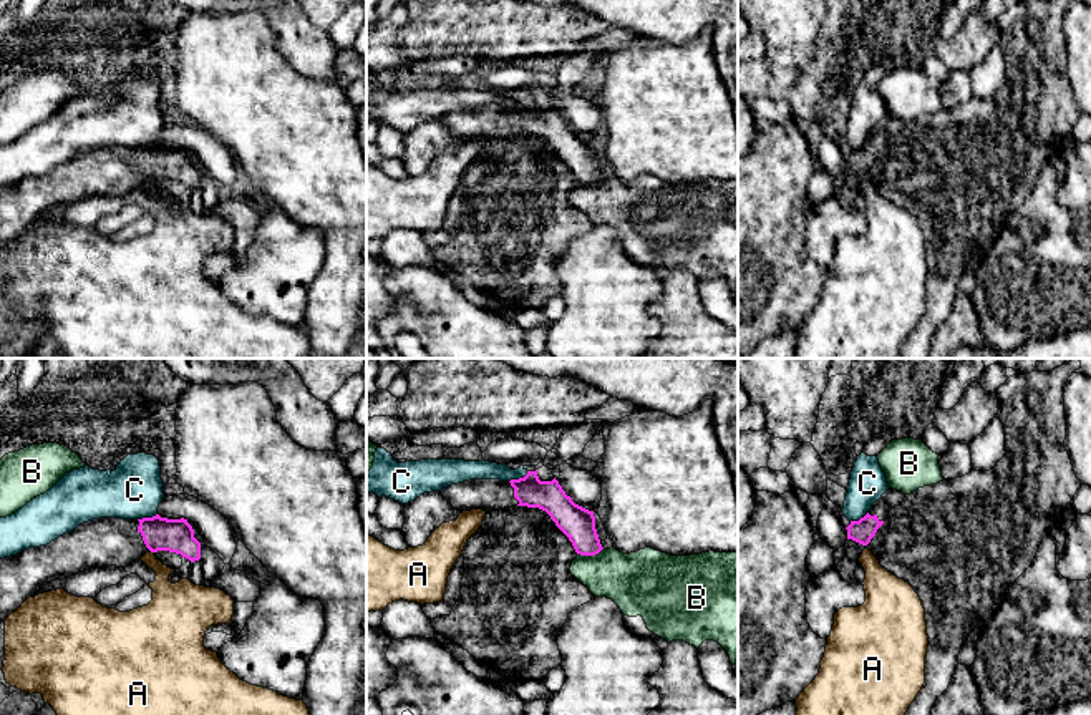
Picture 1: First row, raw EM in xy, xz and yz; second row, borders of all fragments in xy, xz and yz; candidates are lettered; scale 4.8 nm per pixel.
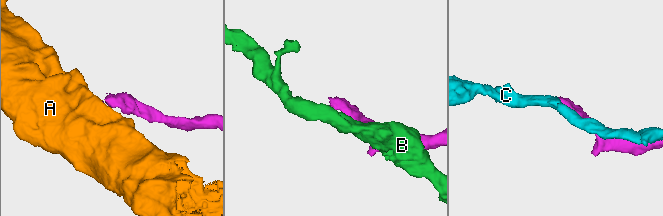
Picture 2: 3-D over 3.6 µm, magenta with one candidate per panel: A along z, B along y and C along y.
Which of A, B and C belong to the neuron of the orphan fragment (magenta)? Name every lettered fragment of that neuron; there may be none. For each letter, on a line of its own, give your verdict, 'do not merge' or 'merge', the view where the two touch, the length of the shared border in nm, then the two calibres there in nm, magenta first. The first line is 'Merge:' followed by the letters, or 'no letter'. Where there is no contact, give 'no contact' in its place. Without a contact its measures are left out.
Merge: no letter
A: do not merge; meets magenta in xy; contact 30 nm long; 160 nm thick on the magenta side, 160 nm on the other
B: do not merge; meets magenta in xz; contact 130 nm long; 160 nm thick on the magenta side, 280 nm on the other
C: do not merge; meets magenta in xz; contact 110 nm long; 150 nm thick on the magenta side, 100 nm on the other

